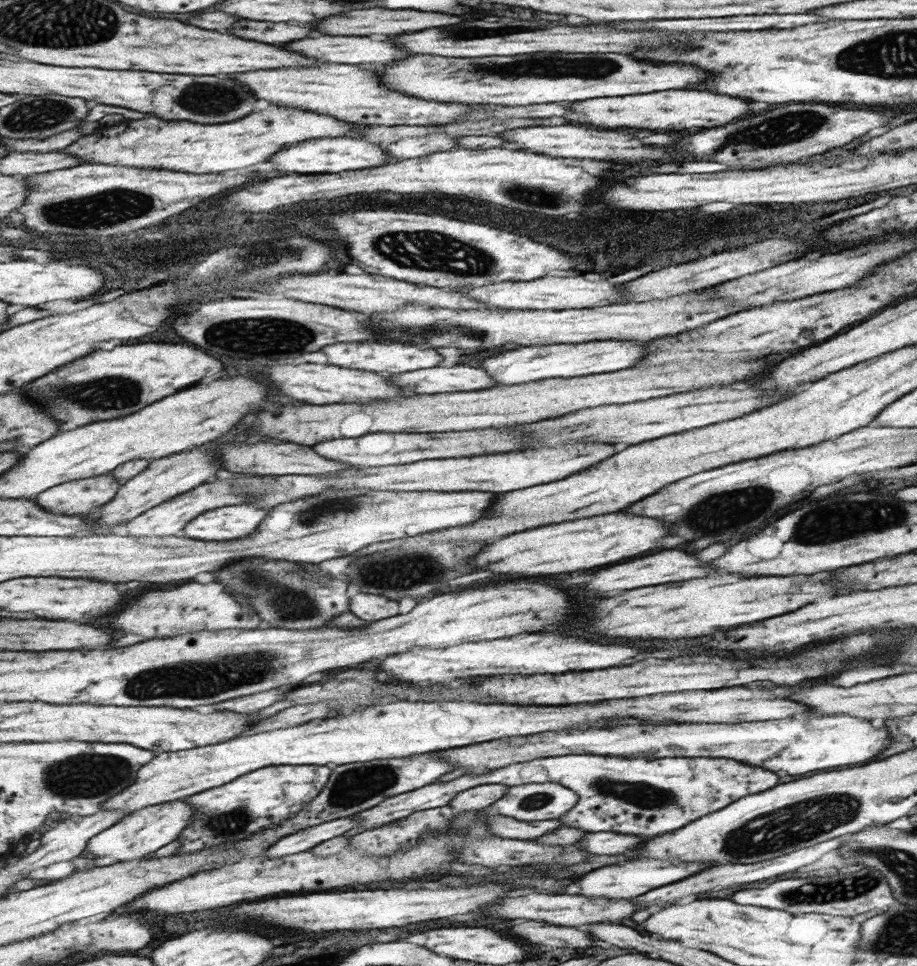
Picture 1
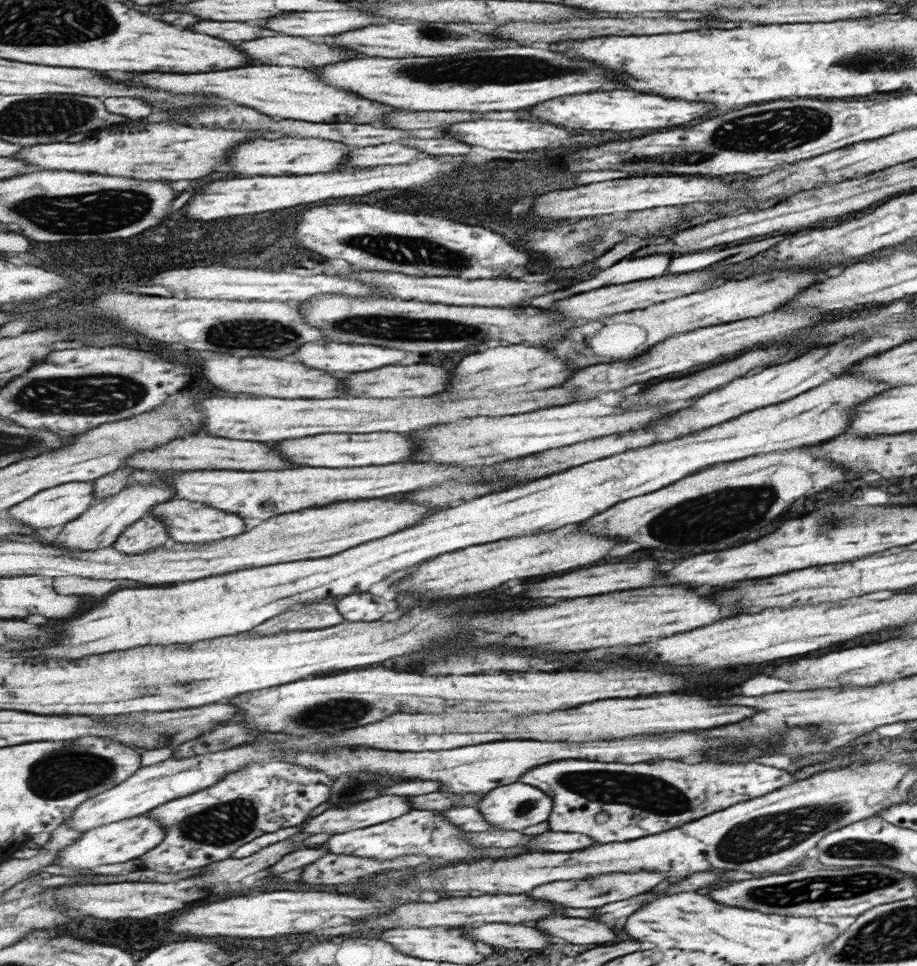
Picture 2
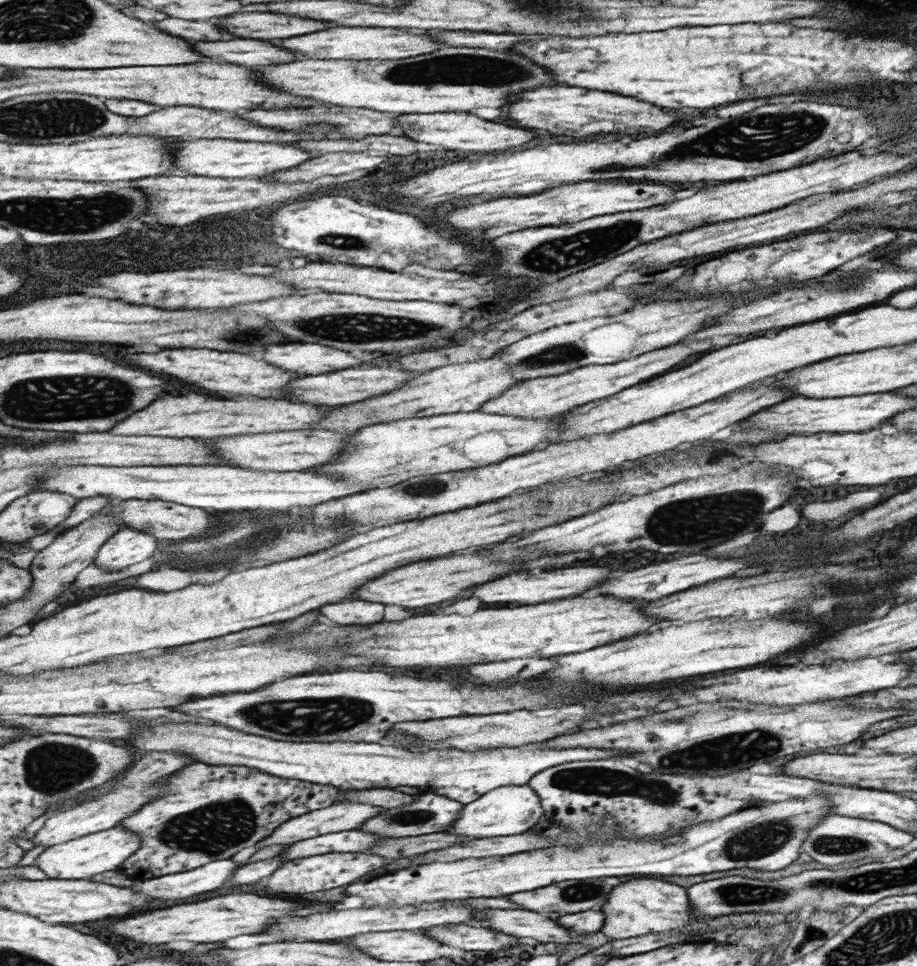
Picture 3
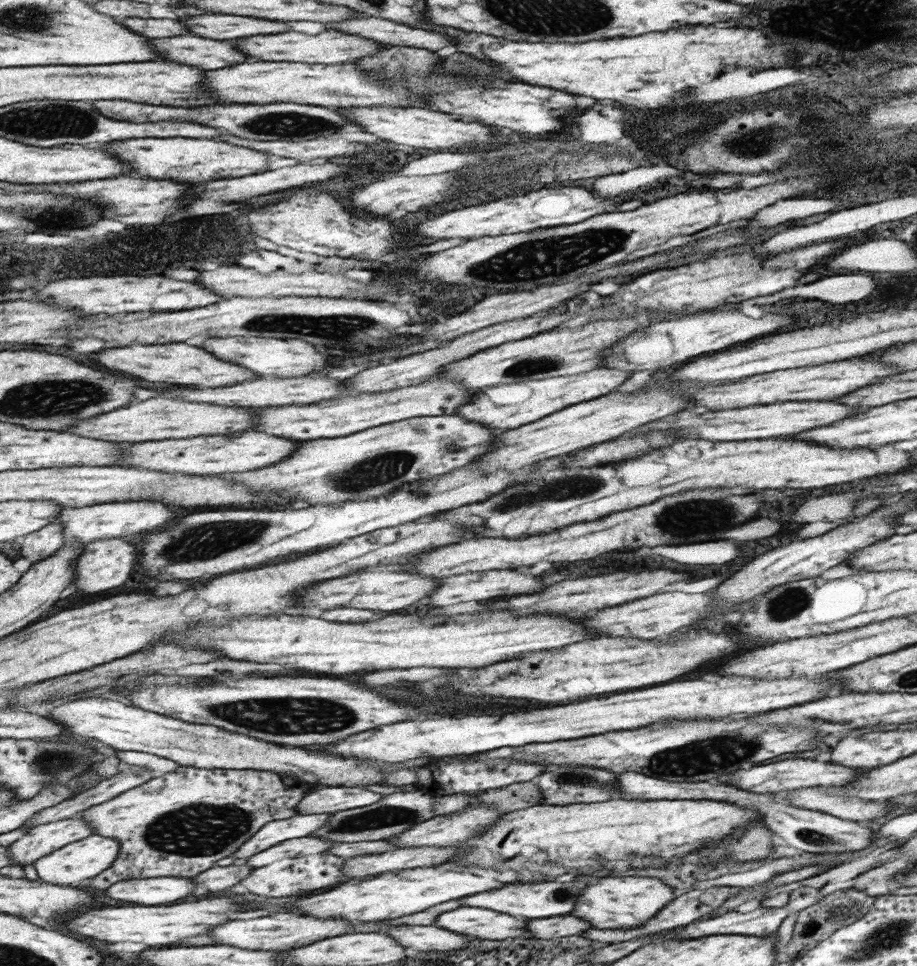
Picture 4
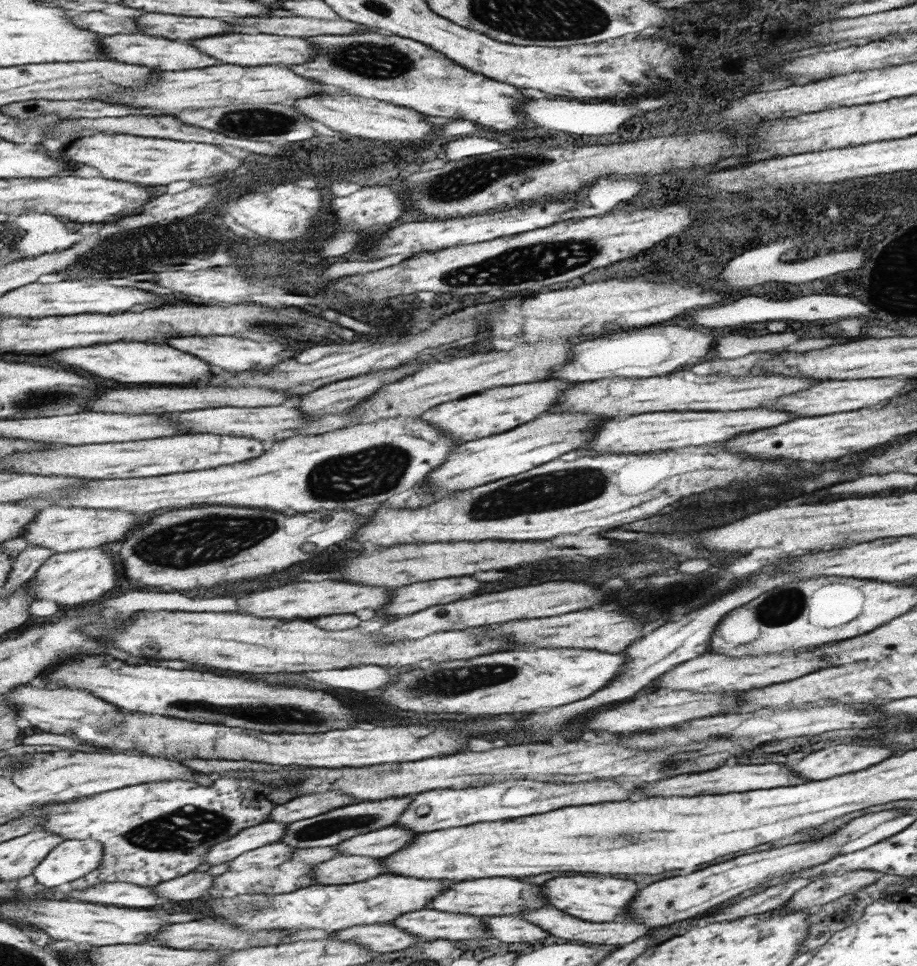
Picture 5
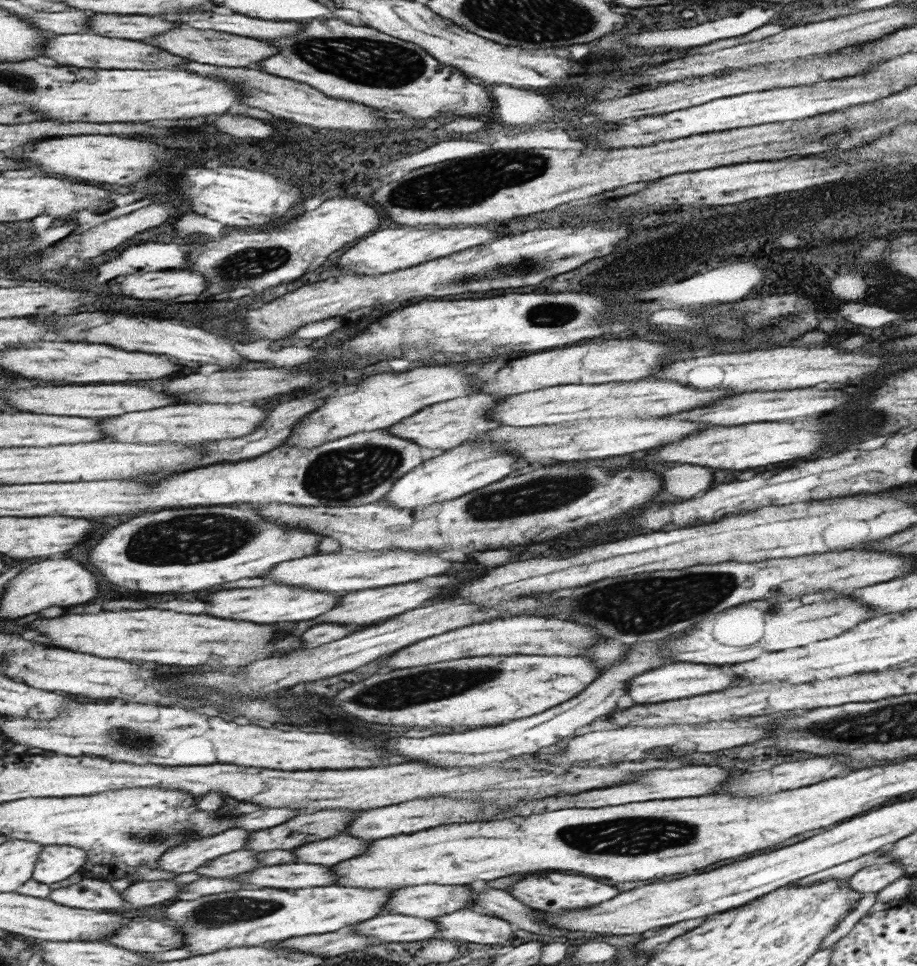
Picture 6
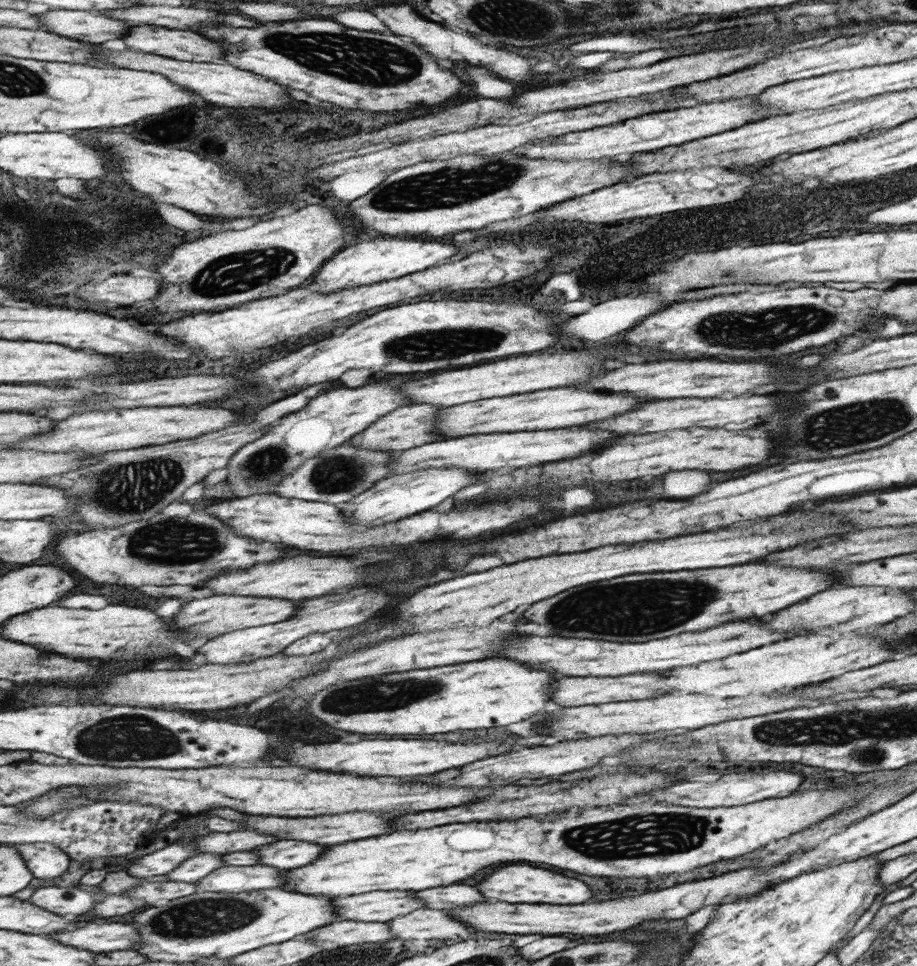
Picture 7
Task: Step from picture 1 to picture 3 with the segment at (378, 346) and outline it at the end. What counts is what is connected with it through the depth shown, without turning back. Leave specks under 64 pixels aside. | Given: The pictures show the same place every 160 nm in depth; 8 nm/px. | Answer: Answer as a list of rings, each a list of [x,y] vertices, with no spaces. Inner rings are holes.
[[[311,342],[268,346],[263,358],[267,362],[273,362],[275,366],[281,366],[283,370],[303,372],[303,376],[335,372],[341,368],[351,368],[361,364],[359,358],[355,358],[346,350]]]

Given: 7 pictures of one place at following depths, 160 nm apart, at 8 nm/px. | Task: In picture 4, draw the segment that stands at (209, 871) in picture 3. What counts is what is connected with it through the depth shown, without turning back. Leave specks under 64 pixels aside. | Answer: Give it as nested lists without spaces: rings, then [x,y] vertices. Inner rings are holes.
[[[159,877],[121,880],[105,890],[107,898],[143,906],[159,906],[197,892],[195,878]]]

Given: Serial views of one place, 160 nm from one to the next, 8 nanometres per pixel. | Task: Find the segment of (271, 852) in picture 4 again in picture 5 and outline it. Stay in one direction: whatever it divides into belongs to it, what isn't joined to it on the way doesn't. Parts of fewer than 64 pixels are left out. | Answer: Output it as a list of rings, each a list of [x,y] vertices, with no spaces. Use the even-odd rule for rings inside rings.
[[[282,841],[274,842],[245,852],[245,854],[238,856],[235,860],[230,860],[228,868],[230,871],[242,872],[251,867],[266,869],[279,866],[291,860],[295,849],[298,848],[289,846]]]

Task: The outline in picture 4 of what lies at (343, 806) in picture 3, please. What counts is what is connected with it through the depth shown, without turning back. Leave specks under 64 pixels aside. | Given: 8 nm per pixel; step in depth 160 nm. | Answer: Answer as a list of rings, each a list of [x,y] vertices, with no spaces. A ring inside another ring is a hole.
[[[296,814],[291,818],[270,822],[241,845],[232,857],[249,858],[284,840],[311,836],[312,832],[318,831],[331,817],[332,814]]]

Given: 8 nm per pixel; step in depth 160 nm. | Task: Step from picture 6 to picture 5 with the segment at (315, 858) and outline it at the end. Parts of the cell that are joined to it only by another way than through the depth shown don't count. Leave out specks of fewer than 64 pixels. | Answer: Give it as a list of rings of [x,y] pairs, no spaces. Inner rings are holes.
[[[382,828],[365,834],[358,834],[355,838],[343,841],[336,848],[347,856],[374,856],[384,858],[399,852],[399,849],[408,847],[409,842],[415,838],[415,832],[408,828]]]

